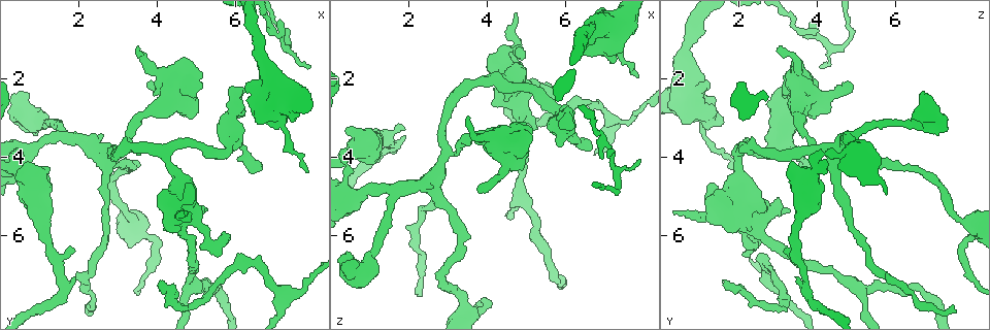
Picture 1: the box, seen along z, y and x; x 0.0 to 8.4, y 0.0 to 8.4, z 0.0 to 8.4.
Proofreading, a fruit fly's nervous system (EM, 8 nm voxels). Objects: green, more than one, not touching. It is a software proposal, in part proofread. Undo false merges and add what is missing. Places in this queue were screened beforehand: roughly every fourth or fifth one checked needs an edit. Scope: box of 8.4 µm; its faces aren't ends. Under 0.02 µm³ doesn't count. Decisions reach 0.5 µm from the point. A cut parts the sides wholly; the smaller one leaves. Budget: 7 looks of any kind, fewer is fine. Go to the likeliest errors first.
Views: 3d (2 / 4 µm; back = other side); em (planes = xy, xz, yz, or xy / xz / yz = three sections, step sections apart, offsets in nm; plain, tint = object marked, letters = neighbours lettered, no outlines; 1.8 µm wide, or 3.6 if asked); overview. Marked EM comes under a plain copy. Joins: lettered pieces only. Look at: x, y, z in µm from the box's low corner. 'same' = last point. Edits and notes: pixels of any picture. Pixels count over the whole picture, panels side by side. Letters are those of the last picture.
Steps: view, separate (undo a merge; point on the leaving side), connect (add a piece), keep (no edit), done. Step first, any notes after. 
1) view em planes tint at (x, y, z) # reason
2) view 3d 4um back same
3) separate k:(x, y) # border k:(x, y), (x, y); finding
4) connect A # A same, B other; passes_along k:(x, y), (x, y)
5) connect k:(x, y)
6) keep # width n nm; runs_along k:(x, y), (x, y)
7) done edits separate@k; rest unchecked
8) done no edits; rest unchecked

view em planes tint at (4.05, 7.20, 1.65) # end of a long branch

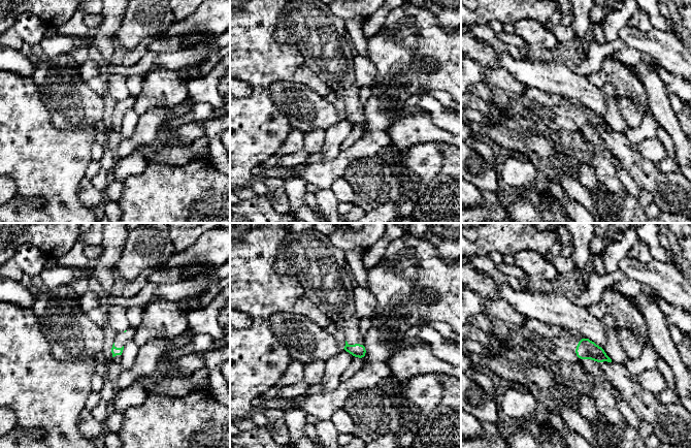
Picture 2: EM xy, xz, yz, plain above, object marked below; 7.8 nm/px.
view em planes letters same

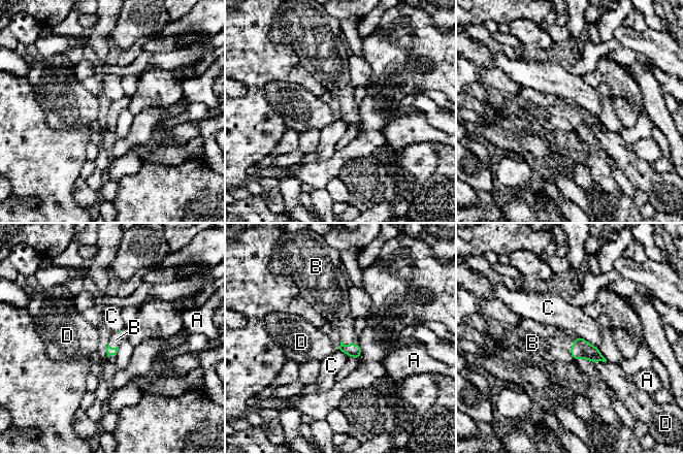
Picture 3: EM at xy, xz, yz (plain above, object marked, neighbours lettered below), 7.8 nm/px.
connect B # A other, B same, C other, D other; passes_along 3:(582, 349), (570, 351), (539, 344); the neuron continues

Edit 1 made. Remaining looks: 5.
view 3d 4um at (2.20, 7.70, 7.40) # thin end

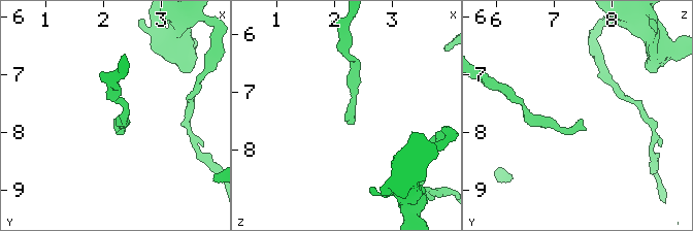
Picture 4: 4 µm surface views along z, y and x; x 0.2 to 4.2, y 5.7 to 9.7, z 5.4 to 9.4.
view em planes letters at (2.25, 7.75, 7.45)

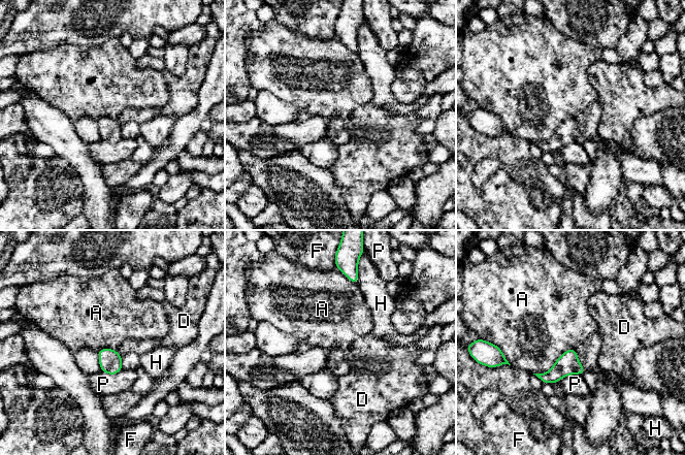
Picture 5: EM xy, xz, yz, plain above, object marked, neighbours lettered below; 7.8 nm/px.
keep # width 170 nm; A other, D other, F other, H other, P other; none of them fits

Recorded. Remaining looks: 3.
view em xy step 8 tint at (6.45, 6.70, 2.60)

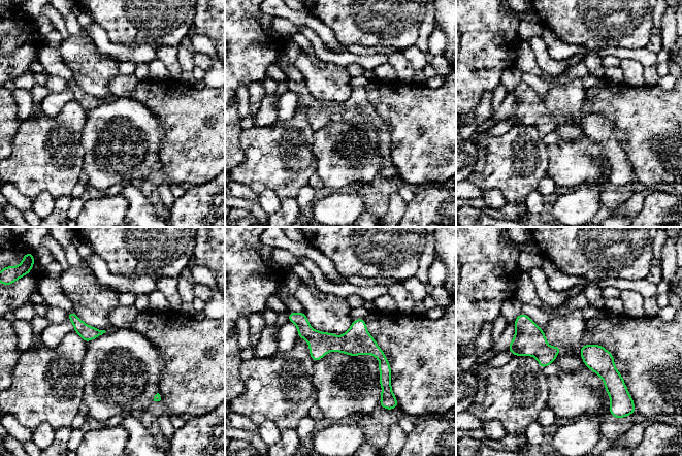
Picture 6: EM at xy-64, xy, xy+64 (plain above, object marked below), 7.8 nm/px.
view em planes tint same

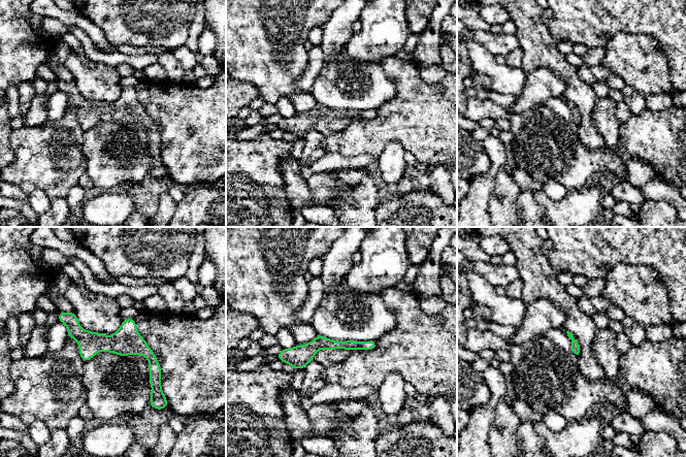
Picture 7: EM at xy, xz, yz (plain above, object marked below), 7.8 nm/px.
view em planes letters same # see the neighbours

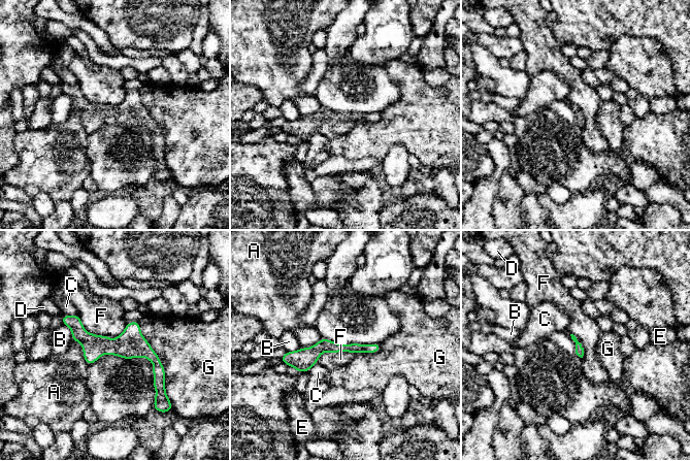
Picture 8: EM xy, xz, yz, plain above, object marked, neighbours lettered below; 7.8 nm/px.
keep # A other, B other, C other, D other, E other, F other, G other; runs_along 8:(65, 318), (93, 344), (143, 349), (162, 385); continuous, no second neuron

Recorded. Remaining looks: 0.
done edits connect@3; rest unchecked

